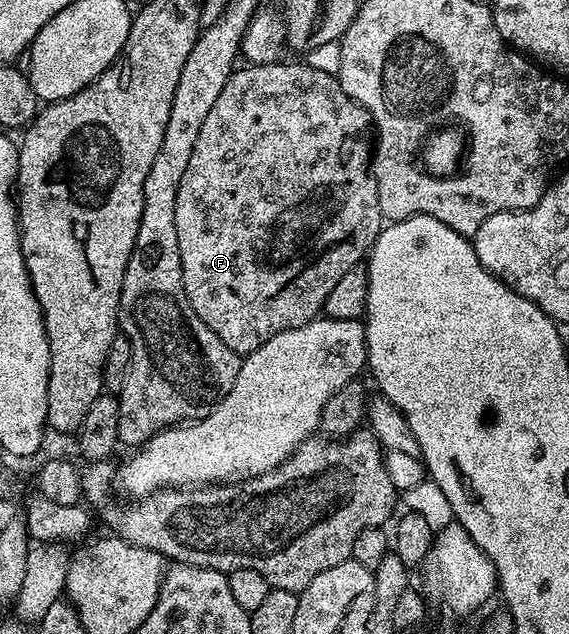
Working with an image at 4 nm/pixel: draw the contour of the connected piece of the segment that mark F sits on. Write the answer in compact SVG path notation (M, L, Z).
M276 60L262 64L243 64L236 69L235 73L229 76L225 88L221 88L221 96L217 96L217 104L213 104L213 108L209 108L209 116L205 116L205 124L201 124L201 132L197 132L197 144L193 144L193 156L189 156L189 165L185 168L185 176L181 176L181 188L177 188L175 219L177 220L177 244L179 245L179 255L181 256L181 272L183 273L185 296L189 300L193 312L197 312L200 320L213 332L217 332L218 338L221 339L221 344L229 344L229 348L234 354L240 356L253 353L257 348L261 348L261 344L265 344L265 340L269 340L281 332L292 330L298 326L304 326L306 322L311 322L314 318L320 317L323 305L325 304L325 296L329 296L329 292L333 292L333 287L337 284L337 280L341 280L341 276L345 276L345 272L356 269L366 259L372 244L375 243L380 230L385 225L385 219L381 212L381 204L377 200L377 184L375 183L375 175L373 173L373 123L371 115L368 114L365 107L359 105L351 97L348 91L341 88L336 75L329 72L321 72L309 64L303 63L302 66L299 62L283 61Z

